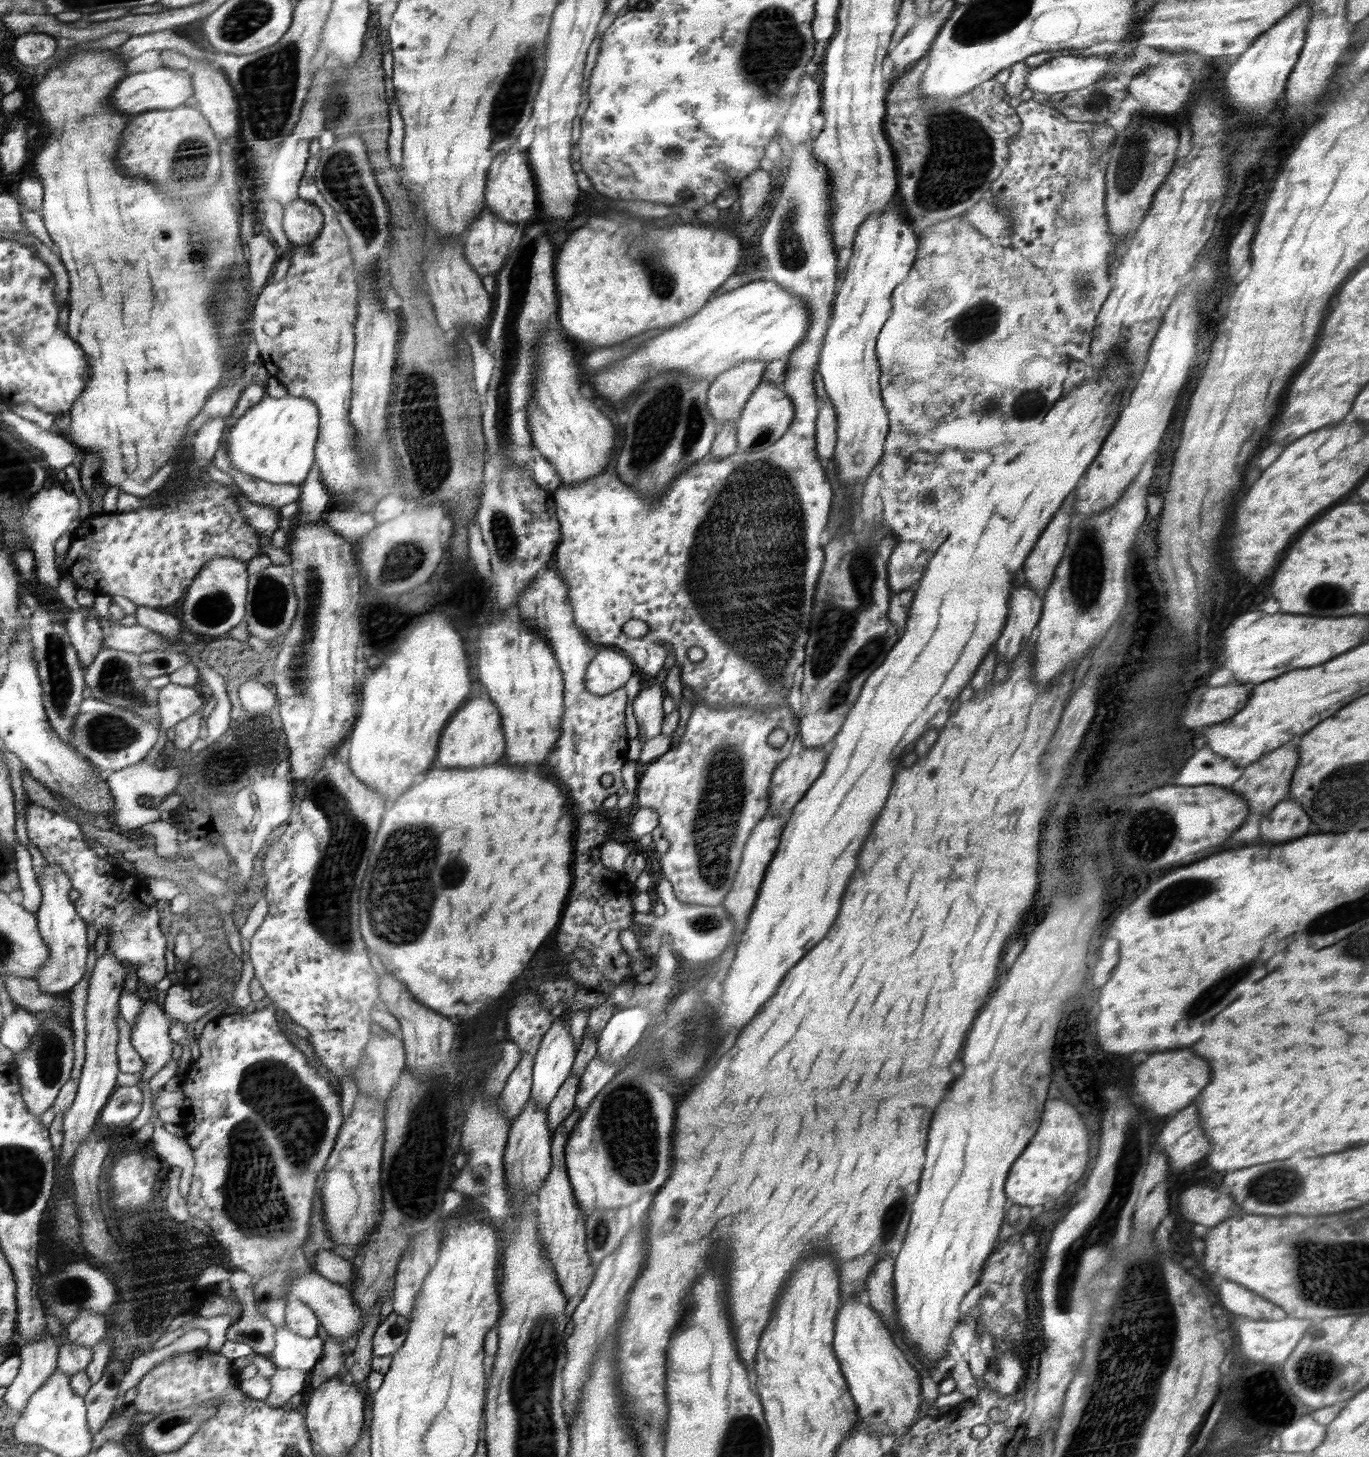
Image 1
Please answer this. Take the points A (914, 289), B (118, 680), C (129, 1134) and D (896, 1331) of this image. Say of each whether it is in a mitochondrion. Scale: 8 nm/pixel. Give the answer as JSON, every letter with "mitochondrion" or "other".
{"A":"other","B":"mitochondrion","C":"other","D":"other"}

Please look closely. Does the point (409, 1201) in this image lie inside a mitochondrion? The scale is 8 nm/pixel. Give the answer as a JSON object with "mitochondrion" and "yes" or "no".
{"mitochondrion":"yes"}

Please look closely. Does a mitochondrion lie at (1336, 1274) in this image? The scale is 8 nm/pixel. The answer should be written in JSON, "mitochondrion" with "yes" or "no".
{"mitochondrion":"yes"}

